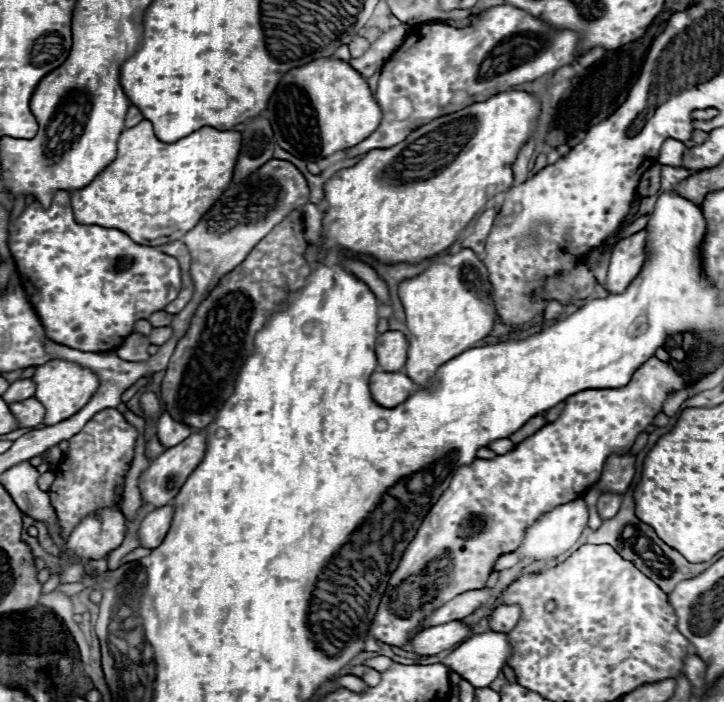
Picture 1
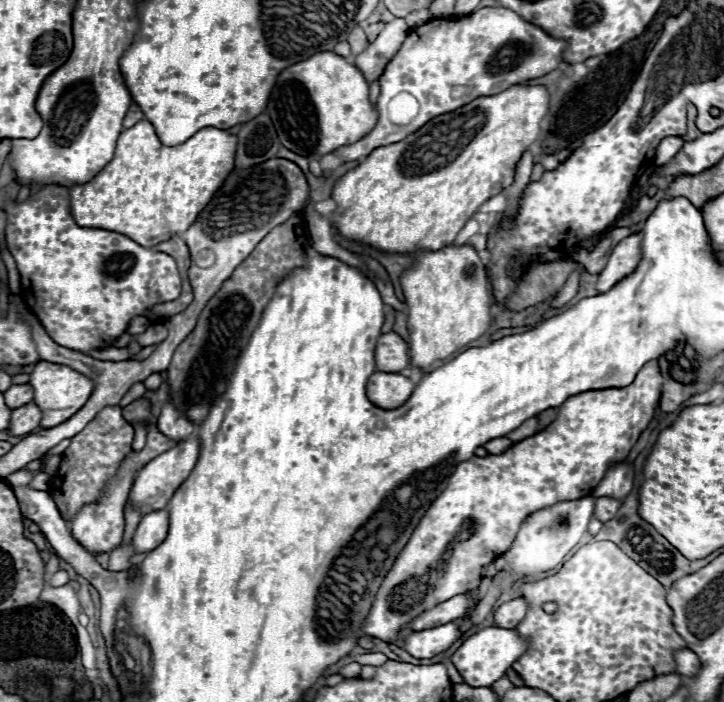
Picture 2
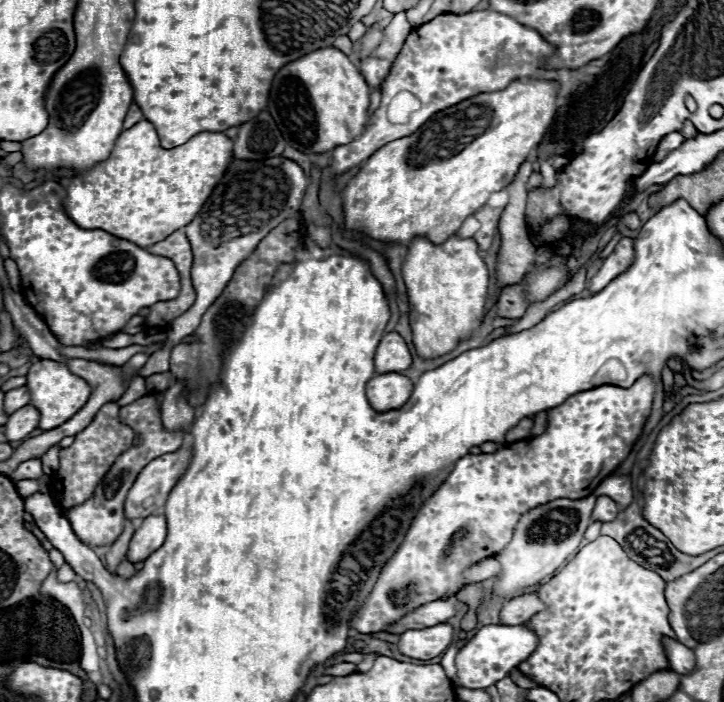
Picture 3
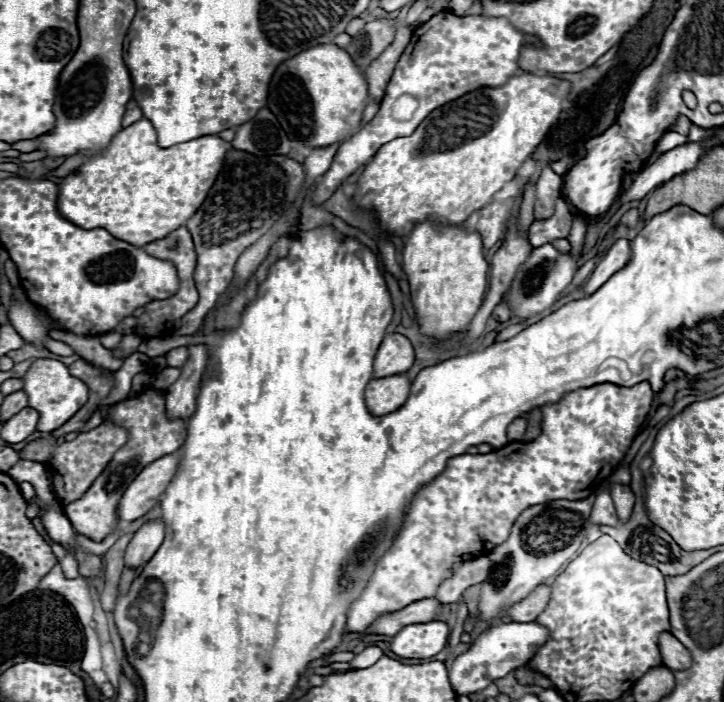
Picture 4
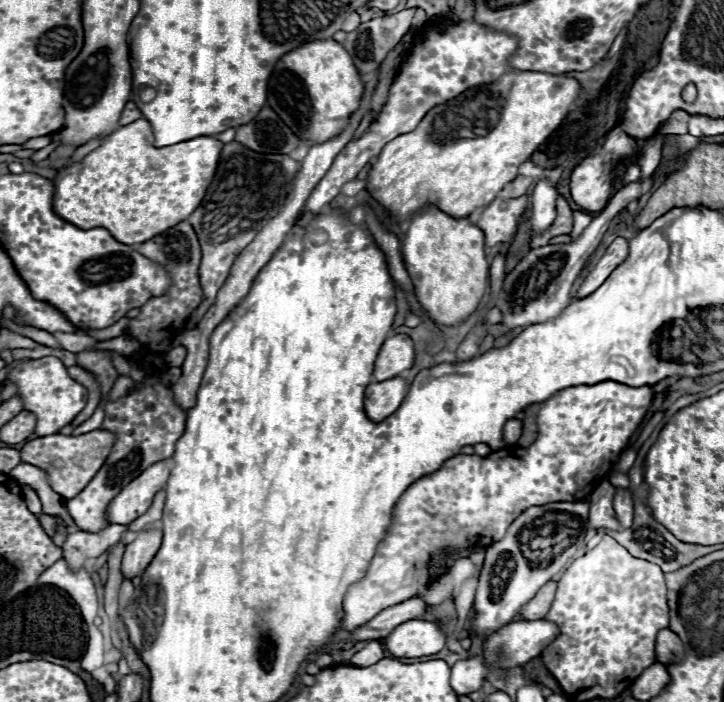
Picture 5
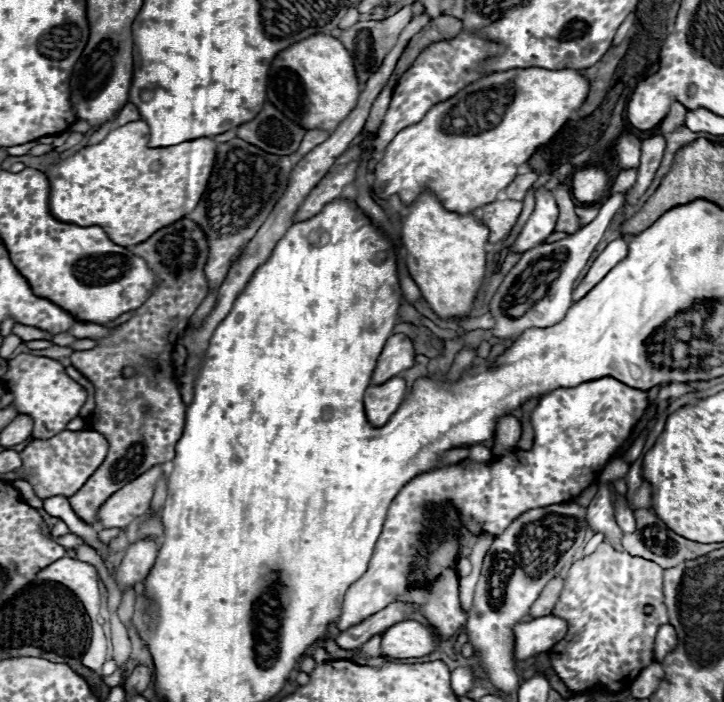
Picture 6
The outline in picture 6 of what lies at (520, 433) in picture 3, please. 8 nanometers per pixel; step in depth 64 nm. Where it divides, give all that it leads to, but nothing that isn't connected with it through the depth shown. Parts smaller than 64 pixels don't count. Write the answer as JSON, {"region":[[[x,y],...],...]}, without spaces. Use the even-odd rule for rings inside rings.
{"region":[[[514,416],[500,418],[498,426],[496,426],[496,444],[494,444],[492,452],[496,456],[512,452],[520,440],[520,432],[522,432],[522,426]]]}

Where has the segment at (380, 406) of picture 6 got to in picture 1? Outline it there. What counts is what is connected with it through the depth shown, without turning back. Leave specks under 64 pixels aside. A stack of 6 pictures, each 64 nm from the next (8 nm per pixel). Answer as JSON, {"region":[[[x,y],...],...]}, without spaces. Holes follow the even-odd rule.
{"region":[[[374,372],[370,376],[370,392],[372,398],[384,408],[396,408],[406,402],[414,392],[416,384],[400,372]]]}

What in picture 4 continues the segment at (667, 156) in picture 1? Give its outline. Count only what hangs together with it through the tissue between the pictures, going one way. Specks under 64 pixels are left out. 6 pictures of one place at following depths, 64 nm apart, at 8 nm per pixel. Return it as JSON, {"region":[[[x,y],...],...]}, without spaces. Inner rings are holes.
{"region":[[[666,132],[656,144],[656,152],[658,152],[658,156],[662,156],[666,150],[672,150],[672,148],[682,146],[686,142],[688,142],[688,136],[682,136],[678,132]]]}

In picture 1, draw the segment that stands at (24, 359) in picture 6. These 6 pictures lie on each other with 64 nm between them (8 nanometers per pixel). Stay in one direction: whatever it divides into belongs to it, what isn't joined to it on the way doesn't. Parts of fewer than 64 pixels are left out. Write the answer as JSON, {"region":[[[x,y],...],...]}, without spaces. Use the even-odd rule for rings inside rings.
{"region":[[[50,360],[42,366],[38,366],[32,380],[36,382],[36,398],[46,406],[46,418],[44,418],[46,426],[58,424],[66,418],[74,416],[82,406],[86,406],[86,402],[96,394],[98,386],[100,386],[98,374],[94,374],[92,370],[86,370],[70,360]]]}

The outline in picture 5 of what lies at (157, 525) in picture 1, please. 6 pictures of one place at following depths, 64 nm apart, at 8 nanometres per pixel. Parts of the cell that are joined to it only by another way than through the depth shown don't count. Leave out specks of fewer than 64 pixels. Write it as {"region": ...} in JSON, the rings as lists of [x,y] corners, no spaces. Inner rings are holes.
{"region":[[[148,528],[138,532],[136,540],[126,546],[124,560],[122,560],[122,574],[126,578],[140,576],[156,556],[160,544],[162,544],[162,530]]]}

